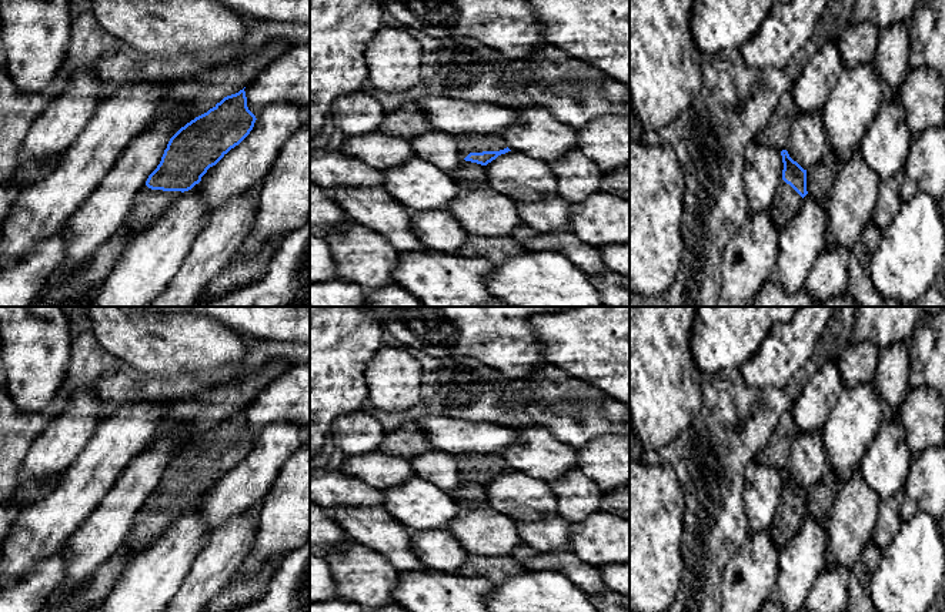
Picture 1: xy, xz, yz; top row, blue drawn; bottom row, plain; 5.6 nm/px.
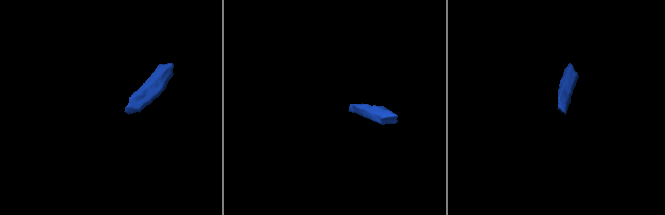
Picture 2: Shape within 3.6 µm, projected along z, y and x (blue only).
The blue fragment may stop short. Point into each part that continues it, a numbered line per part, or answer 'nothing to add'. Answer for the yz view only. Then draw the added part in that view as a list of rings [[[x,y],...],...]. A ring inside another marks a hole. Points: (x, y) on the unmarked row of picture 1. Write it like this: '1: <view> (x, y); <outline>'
1: yz (787, 522); [[[784,499],[777,509],[775,519],[769,528],[771,539],[778,551],[782,551],[788,542],[797,535],[802,516]]]

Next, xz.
1: xz (467, 462); [[[460,454],[458,471],[465,478],[470,472],[500,471],[507,462],[500,454]]]

